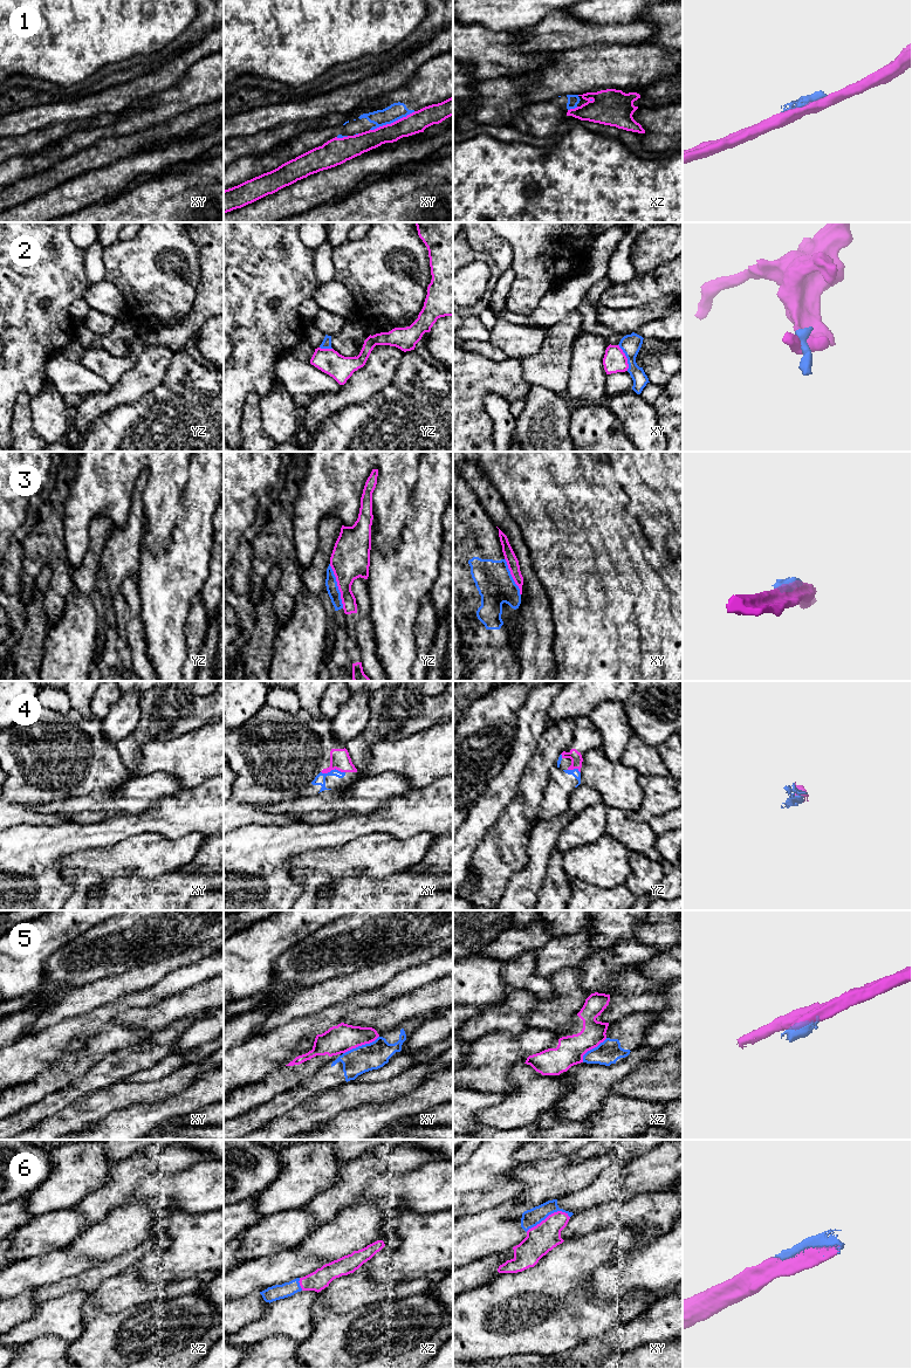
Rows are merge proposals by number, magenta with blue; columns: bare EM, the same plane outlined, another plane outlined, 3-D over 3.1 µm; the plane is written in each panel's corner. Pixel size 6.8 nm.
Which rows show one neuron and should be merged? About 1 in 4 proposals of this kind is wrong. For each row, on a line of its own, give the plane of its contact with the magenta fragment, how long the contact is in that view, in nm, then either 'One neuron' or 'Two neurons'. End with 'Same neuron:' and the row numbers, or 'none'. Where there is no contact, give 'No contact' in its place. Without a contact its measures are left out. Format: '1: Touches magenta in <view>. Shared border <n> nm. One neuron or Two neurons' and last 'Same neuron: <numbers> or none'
1: Touches magenta in xy. Shared border 340 nm. Two neurons
2: Touches magenta in xy. Shared border 200 nm. Two neurons
3: Touches magenta in yz. Shared border 320 nm. Two neurons
4: Touches magenta in xy. Shared border 170 nm. One neuron
5: Touches magenta in xy. Shared border 280 nm. Two neurons
6: Touches magenta in xy. Shared border 320 nm. One neuron
Same neuron: 4, 6

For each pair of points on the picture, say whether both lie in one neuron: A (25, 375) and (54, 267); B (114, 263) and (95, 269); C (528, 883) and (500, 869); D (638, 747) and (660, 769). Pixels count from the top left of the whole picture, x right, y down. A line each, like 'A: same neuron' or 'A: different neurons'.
A: same neuron
B: different neurons
C: different neurons
D: same neuron

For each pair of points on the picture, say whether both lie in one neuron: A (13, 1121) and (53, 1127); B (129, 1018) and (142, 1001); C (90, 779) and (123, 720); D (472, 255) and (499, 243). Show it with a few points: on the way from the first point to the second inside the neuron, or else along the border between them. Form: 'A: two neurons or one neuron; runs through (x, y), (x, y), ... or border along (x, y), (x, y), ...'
A: two neurons; border along (47, 1115), (31, 1127)
B: two neurons; border along (163, 1001), (146, 1006), (131, 1006), (118, 1013)
C: two neurons; border along (101, 719), (105, 741)
D: two neurons; border along (465, 234), (473, 248), (485, 252), (501, 269)

